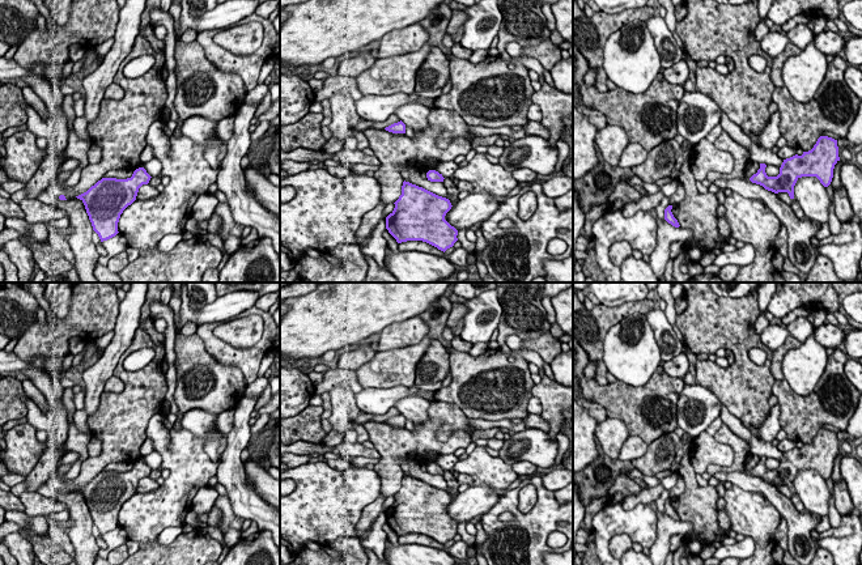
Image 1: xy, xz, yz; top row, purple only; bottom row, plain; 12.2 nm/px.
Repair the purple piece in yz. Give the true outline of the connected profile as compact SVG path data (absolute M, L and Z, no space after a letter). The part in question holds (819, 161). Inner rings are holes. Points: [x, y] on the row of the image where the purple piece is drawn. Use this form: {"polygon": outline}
{"polygon": "M820 136L811 150L784 160L777 177L768 177L767 165L760 163L760 169L750 180L774 194L787 192L790 199L794 199L794 186L802 177L816 177L824 187L828 187L838 161L837 140Z"}

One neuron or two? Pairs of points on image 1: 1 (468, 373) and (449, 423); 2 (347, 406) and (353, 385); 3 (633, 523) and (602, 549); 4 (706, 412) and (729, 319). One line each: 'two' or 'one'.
1: two
2: two
3: one
4: two

